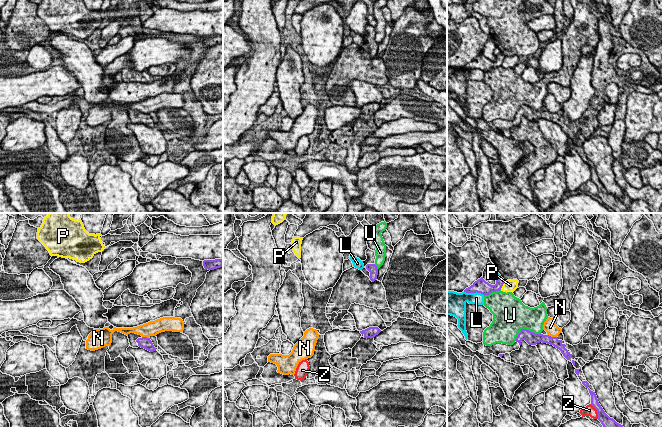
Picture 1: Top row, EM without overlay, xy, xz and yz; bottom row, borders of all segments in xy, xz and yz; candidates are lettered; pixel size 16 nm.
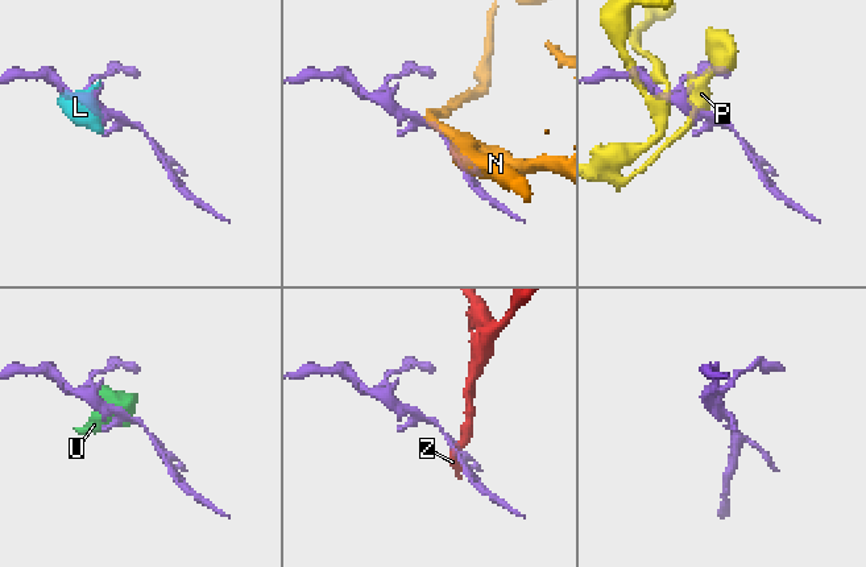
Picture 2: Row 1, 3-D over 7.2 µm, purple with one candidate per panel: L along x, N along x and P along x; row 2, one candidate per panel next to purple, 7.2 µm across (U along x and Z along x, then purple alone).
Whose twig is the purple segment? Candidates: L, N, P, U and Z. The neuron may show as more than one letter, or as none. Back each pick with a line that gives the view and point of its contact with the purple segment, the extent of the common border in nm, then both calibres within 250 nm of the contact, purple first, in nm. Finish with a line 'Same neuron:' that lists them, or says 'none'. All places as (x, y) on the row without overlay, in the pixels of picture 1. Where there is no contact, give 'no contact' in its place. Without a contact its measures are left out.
Same neuron: none

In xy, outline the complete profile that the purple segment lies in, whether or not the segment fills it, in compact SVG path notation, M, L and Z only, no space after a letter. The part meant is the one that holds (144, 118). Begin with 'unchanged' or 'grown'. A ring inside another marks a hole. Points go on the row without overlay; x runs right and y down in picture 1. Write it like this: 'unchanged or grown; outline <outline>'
grown; outline M130 109L128 110L128 115L129 115L130 122L133 124L141 123L150 128L156 126L150 114L142 113L141 111L135 109Z

